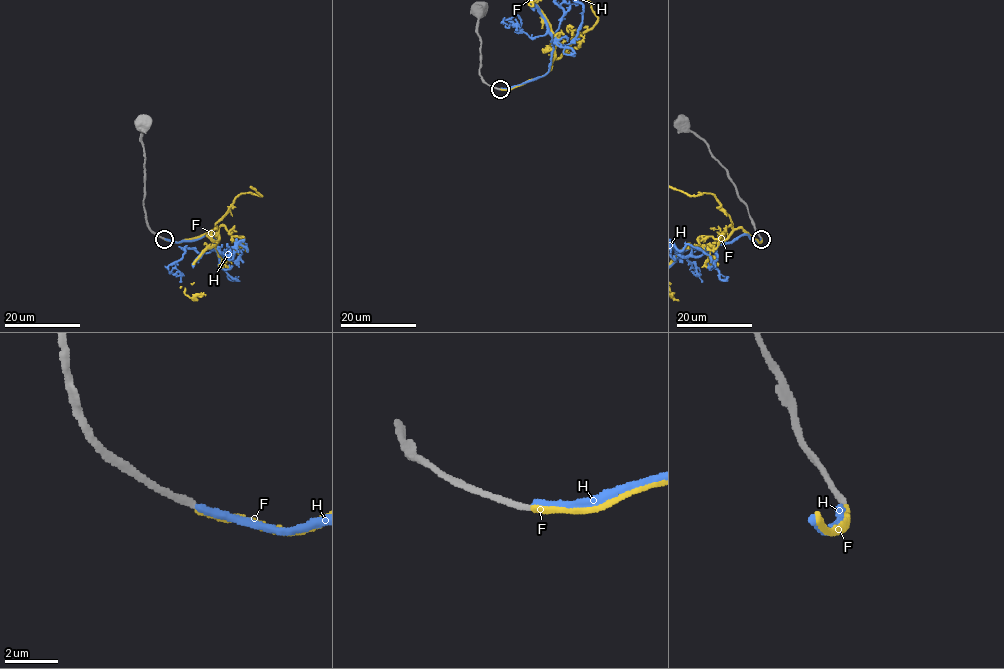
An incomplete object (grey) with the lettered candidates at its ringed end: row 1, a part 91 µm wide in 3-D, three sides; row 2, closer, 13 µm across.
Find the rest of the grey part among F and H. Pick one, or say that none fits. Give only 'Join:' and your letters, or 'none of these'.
Join: F

